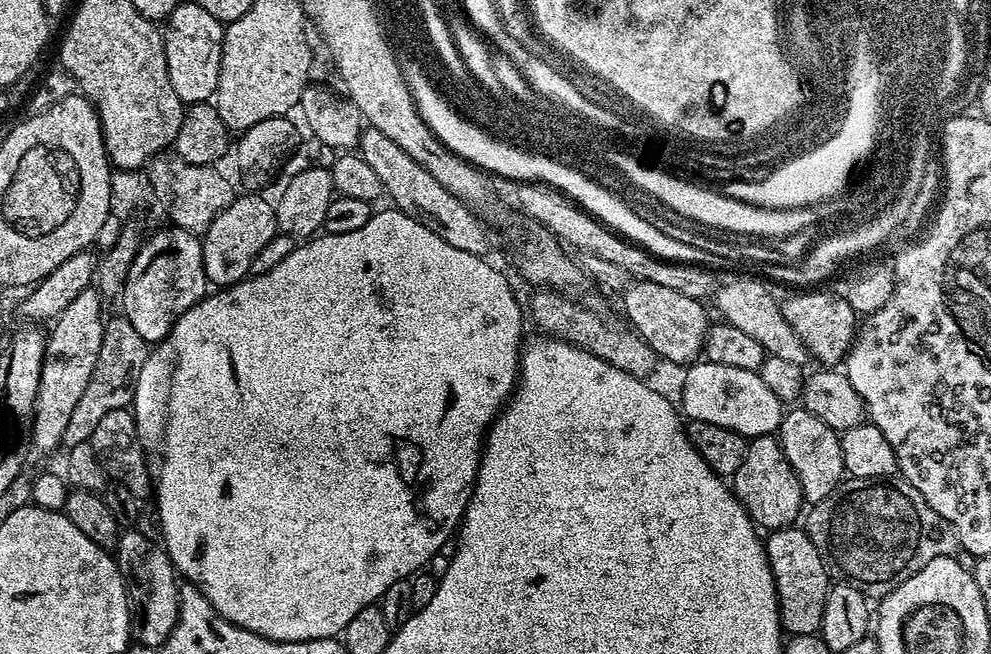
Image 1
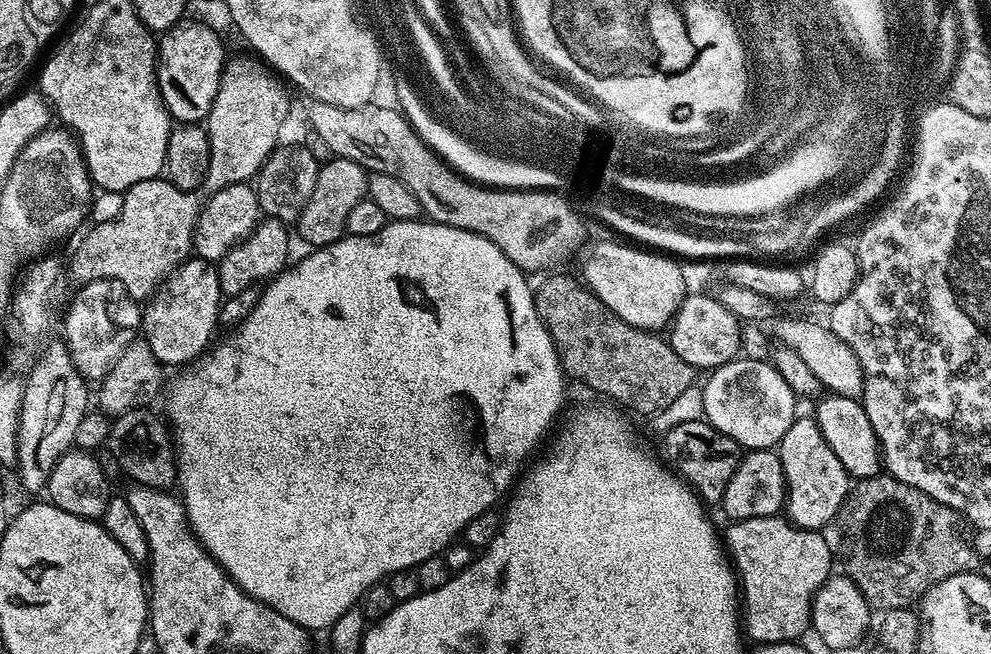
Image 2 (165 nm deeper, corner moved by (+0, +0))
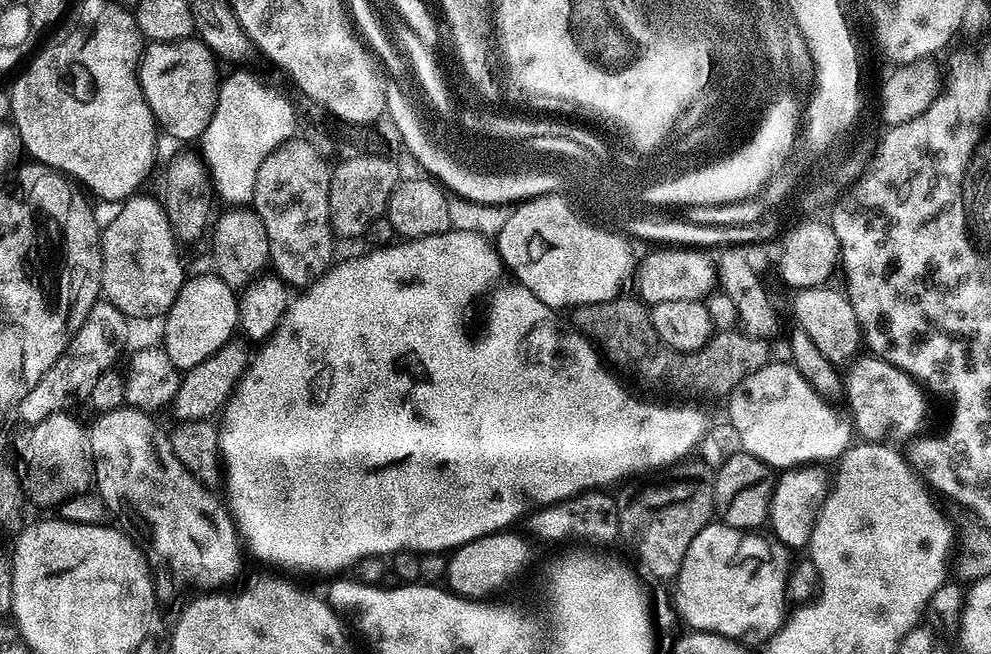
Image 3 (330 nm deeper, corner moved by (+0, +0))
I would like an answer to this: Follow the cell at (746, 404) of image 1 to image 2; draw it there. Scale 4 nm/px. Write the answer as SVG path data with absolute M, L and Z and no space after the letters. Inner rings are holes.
M737 358L721 368L711 369L707 376L703 419L722 430L722 434L734 438L741 449L775 449L798 415L798 398L776 367L768 360Z

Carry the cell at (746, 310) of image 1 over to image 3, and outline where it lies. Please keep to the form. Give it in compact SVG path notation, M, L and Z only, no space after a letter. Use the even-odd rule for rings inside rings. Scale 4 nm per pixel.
M871 354L853 359L847 365L846 371L848 374L846 372L843 377L843 391L848 394L848 408L852 411L850 418L855 431L859 435L861 432L865 441L907 441L917 435L916 430L924 418L924 400L920 386L912 377L898 370L890 362Z

